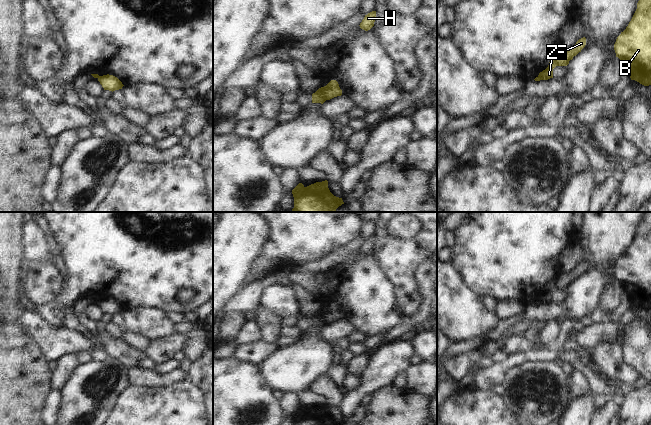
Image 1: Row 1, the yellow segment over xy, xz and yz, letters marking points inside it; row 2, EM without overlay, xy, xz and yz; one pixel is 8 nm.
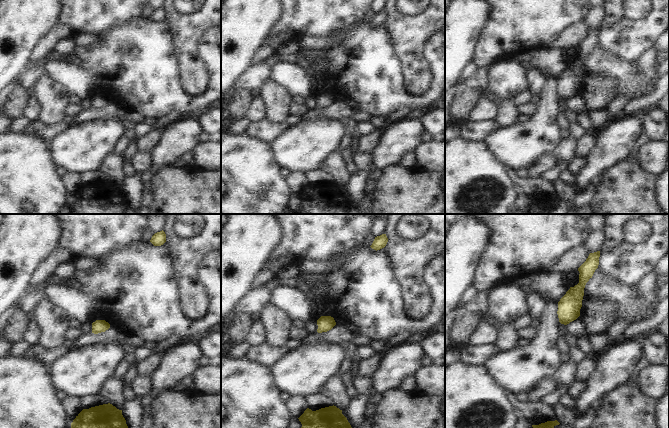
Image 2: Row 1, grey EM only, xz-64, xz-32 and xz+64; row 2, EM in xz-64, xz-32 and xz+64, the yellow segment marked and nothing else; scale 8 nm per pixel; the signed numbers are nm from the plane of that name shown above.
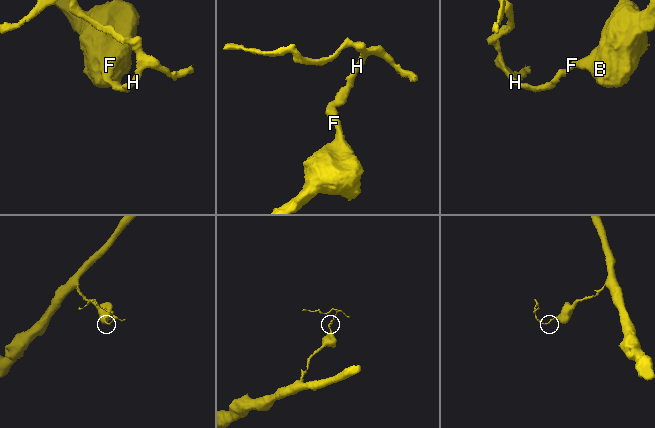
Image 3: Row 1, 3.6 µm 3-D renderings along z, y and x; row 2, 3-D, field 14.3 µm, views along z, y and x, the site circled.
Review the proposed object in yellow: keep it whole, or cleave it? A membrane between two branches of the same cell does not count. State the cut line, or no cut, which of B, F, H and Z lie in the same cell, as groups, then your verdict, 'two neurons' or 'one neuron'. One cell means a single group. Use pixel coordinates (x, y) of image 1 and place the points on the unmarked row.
cut xz (320, 312), (327, 323); groups B F Z / H; two neurons

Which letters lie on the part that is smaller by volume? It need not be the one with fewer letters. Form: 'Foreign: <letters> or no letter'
Foreign: H

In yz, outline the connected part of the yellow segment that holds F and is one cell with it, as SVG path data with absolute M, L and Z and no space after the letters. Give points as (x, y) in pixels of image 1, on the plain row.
M586 262L579 263L574 270L568 274L559 274L550 284L548 291L539 297L541 304L553 302L553 293L556 290L567 290L569 285L573 283L586 269Z

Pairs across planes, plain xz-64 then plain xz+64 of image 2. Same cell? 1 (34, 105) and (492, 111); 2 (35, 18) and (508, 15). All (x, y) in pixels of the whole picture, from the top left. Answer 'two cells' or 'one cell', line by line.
1: one cell
2: two cells

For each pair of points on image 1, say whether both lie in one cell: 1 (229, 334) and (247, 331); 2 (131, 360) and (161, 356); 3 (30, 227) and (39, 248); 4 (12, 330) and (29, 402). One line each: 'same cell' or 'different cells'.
1: different cells
2: different cells
3: same cell
4: same cell

